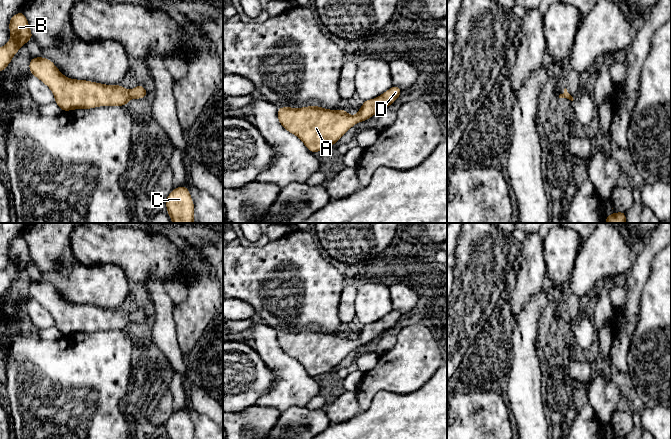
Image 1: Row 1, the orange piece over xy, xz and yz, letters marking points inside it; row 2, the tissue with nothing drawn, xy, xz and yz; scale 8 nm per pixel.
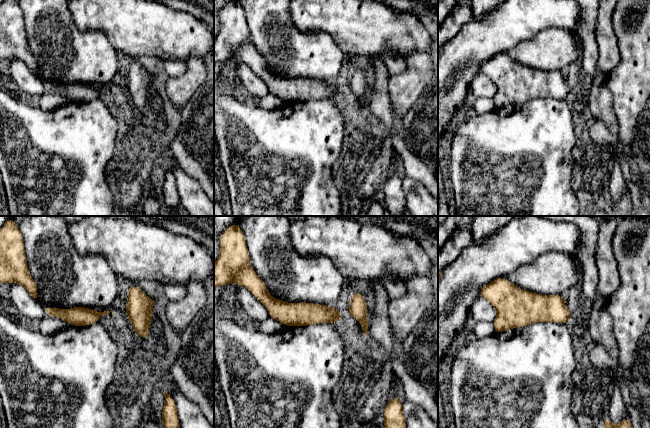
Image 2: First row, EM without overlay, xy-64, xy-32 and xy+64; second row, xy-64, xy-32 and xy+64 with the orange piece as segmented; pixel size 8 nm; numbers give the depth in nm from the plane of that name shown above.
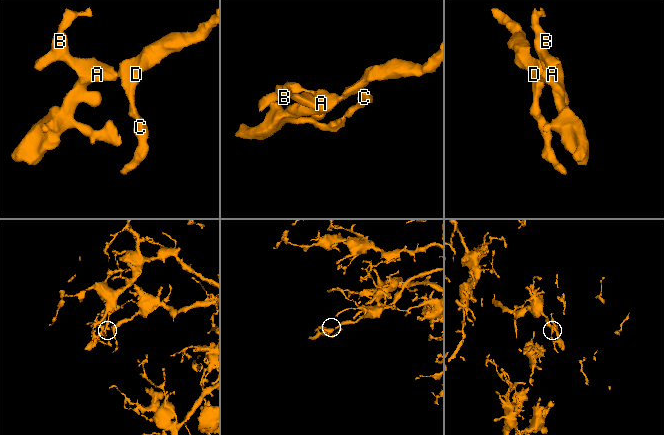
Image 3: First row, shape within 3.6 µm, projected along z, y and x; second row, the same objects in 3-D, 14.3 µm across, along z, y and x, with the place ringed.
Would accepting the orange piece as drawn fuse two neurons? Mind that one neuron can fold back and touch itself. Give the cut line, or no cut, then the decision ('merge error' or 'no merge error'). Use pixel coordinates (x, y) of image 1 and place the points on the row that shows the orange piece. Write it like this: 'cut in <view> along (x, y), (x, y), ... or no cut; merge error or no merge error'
no cut; no merge error

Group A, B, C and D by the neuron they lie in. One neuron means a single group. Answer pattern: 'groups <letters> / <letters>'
groups A B C D

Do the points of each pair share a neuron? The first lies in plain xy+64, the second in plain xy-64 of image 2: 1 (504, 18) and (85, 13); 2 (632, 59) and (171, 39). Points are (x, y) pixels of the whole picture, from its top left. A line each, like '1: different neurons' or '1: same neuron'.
1: same neuron
2: different neurons

